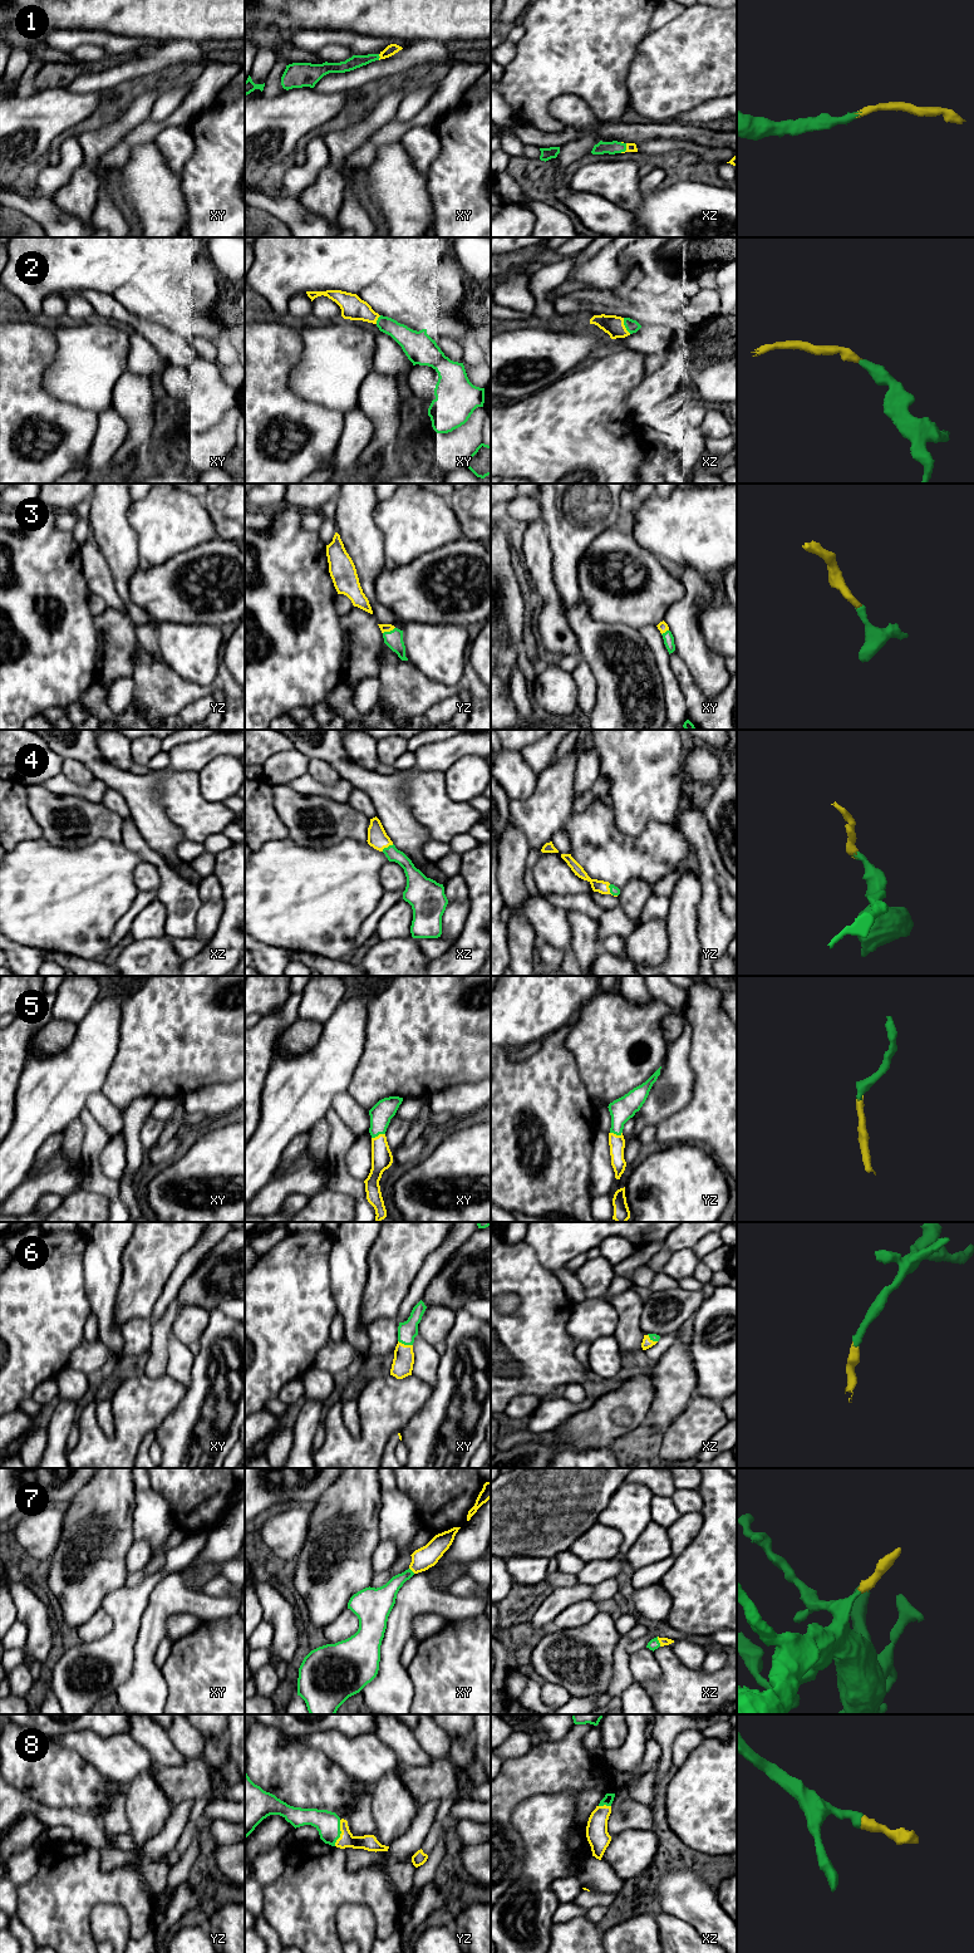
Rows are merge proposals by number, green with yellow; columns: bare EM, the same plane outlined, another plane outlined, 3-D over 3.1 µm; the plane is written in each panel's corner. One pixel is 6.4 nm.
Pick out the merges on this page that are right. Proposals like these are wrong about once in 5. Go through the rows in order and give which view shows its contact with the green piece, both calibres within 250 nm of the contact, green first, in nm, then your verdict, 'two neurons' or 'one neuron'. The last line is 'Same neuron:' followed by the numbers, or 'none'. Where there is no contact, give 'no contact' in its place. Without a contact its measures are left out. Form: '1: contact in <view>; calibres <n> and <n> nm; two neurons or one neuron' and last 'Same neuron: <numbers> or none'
1: contact in xz; calibres 80 and 60 nm; one neuron
2: contact in xz; calibres 80 and 130 nm; one neuron
3: contact in yz; calibres 110 and 50 nm; one neuron
4: contact in xz; calibres 100 and 130 nm; one neuron
5: contact in xy; calibres 140 and 140 nm; one neuron
6: contact in xy; calibres 120 and 140 nm; one neuron
7: contact in xz; calibres 70 and 50 nm; one neuron
8: contact in yz; calibres 160 and 100 nm; one neuron
Same neuron: 1, 2, 3, 4, 5, 6, 7, 8

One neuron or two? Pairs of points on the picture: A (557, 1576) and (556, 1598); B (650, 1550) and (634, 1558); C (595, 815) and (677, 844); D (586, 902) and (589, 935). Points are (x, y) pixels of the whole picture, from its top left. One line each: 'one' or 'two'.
A: two
B: one
C: one
D: two

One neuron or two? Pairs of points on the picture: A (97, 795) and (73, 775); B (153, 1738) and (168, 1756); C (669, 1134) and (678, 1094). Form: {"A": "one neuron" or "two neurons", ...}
{"A": "two neurons", "B": "one neuron", "C": "two neurons"}

